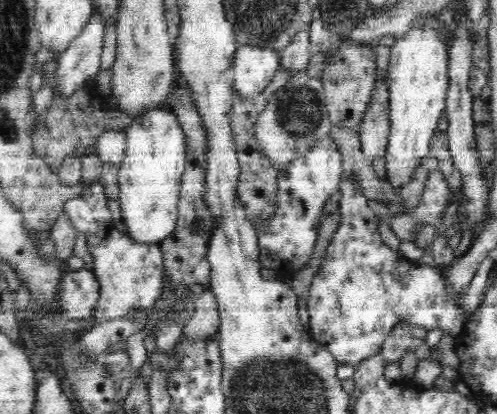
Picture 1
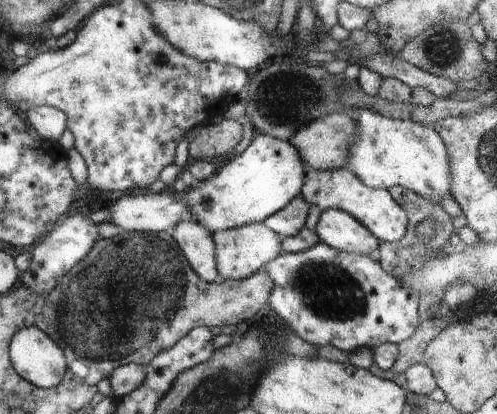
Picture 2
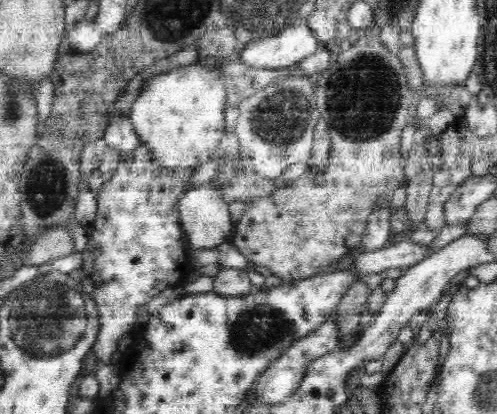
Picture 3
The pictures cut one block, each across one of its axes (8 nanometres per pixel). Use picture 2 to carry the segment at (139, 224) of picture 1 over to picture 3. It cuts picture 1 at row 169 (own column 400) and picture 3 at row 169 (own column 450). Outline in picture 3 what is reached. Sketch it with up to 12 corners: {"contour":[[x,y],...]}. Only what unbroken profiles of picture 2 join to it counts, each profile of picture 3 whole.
{"contour":[[218,66],[150,78],[130,120],[162,174],[214,158],[226,136]]}

